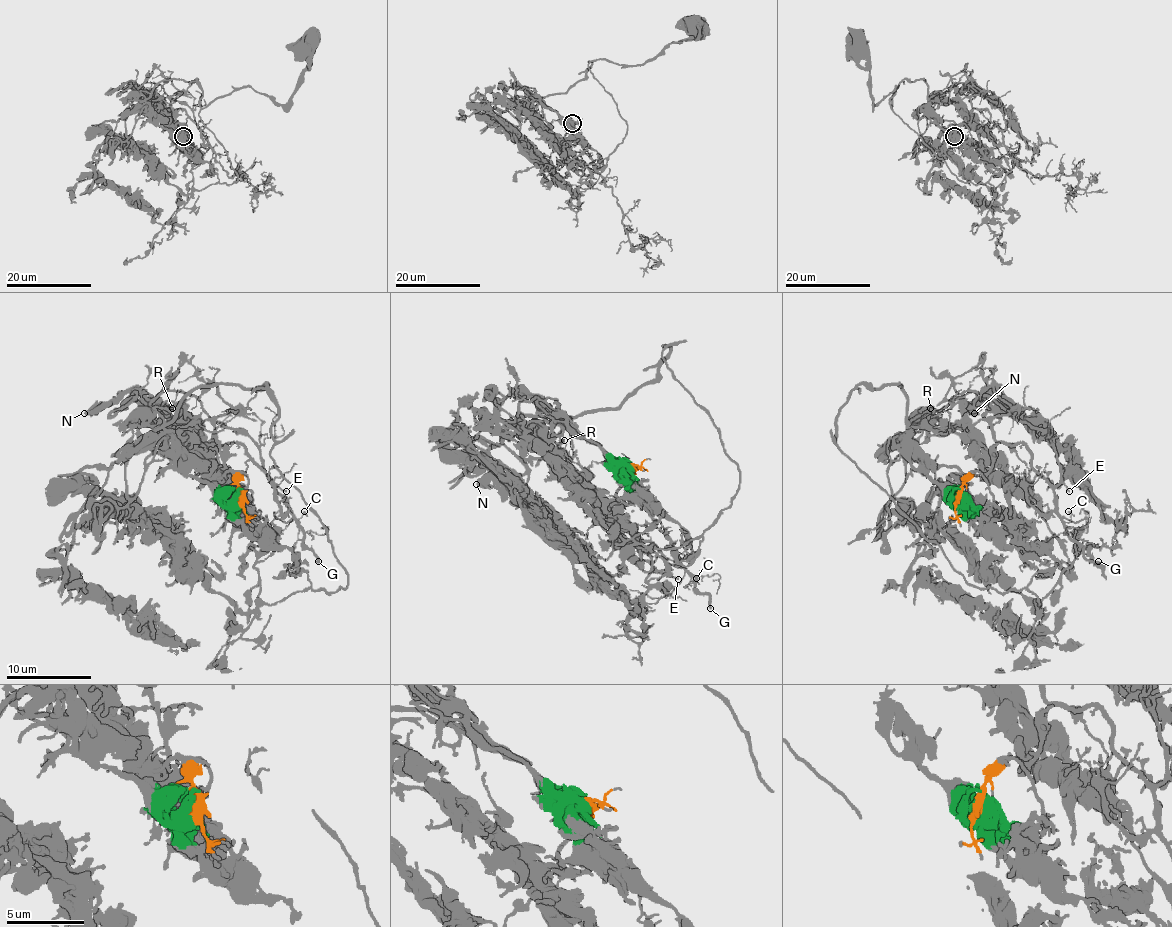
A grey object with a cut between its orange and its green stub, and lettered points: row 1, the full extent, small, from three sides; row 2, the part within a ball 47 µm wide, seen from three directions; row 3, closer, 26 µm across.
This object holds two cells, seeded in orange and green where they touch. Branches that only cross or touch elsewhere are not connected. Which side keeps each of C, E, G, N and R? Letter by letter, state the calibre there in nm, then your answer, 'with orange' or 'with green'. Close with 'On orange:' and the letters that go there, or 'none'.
C: 160 nm | with orange
E: 140 nm | with orange
G: 240 nm | with orange
N: 500 nm | with green
R: 200 nm | with green
On orange: C, E, G

